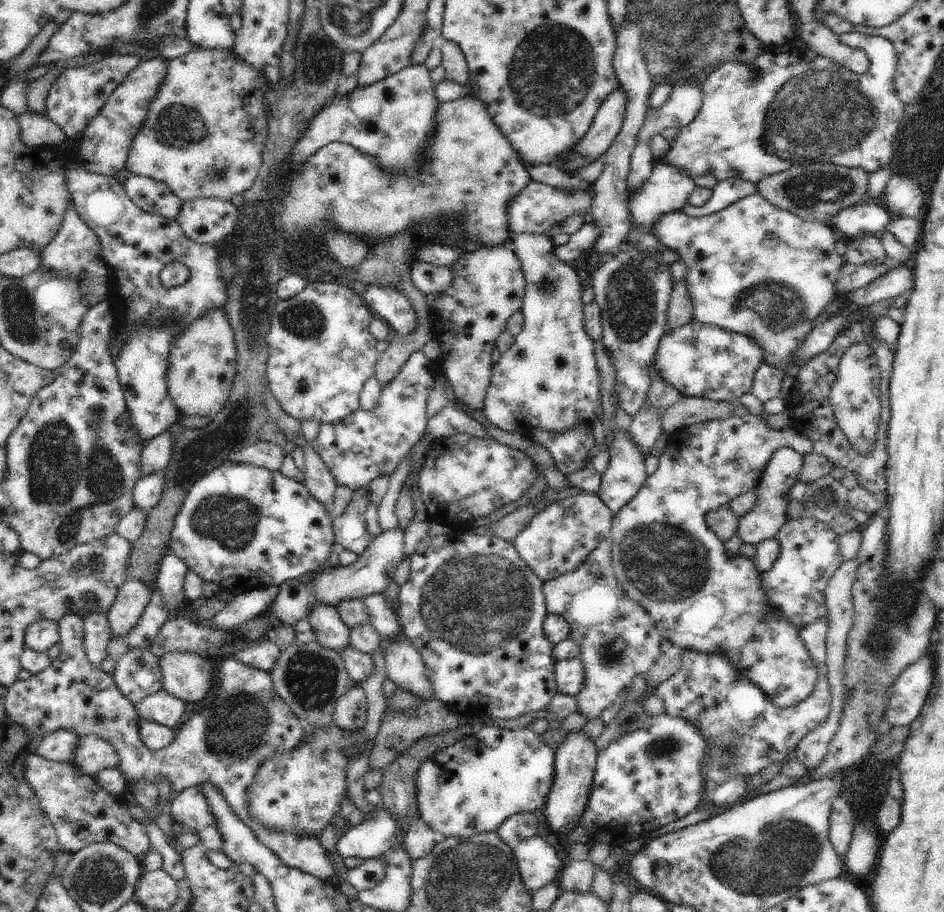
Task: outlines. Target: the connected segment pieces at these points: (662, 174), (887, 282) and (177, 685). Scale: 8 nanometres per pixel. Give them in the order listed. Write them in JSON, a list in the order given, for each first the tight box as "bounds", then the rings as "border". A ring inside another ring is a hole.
[{"bounds":[625,159,695,265],"border":[[[660,159],[655,160],[653,173],[643,184],[641,189],[635,191],[629,202],[631,216],[631,227],[626,236],[625,244],[635,244],[639,251],[647,252],[650,256],[659,260],[659,263],[672,265],[679,260],[678,253],[666,248],[652,233],[653,224],[666,213],[682,210],[684,204],[688,202],[688,197],[692,194],[695,184],[694,181],[684,172],[675,166],[660,163]]]},{"bounds":[846,262,914,308],"border":[[[909,262],[894,267],[868,286],[850,292],[846,298],[857,308],[864,308],[874,304],[874,302],[886,300],[886,298],[896,298],[896,296],[903,294],[906,289],[912,291],[914,285],[912,263]]]},{"bounds":[159,651,217,704],"border":[[[172,651],[159,662],[163,688],[185,703],[198,704],[212,690],[212,679],[217,670],[209,659],[182,651]]]}]

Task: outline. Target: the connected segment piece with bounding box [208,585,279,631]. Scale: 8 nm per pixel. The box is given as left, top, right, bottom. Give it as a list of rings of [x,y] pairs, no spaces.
[[[278,585],[243,591],[208,620],[209,624],[225,631],[237,630],[241,624],[263,613],[276,600],[278,593]]]

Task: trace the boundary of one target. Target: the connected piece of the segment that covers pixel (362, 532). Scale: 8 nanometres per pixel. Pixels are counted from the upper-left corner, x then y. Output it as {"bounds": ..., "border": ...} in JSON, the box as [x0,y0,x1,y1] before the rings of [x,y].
{"bounds":[333,489,373,555],"border":[[[369,489],[354,491],[347,511],[333,520],[335,542],[357,555],[362,554],[373,539],[368,533],[364,517],[364,512],[369,504]]]}

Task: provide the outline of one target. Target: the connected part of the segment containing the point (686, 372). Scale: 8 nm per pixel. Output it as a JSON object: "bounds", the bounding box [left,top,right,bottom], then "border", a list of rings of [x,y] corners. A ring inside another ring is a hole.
{"bounds":[649,321,763,401],"border":[[[690,321],[683,327],[664,333],[649,377],[659,377],[682,396],[713,401],[732,401],[749,392],[758,367],[763,363],[761,346],[753,338],[711,324]]]}

